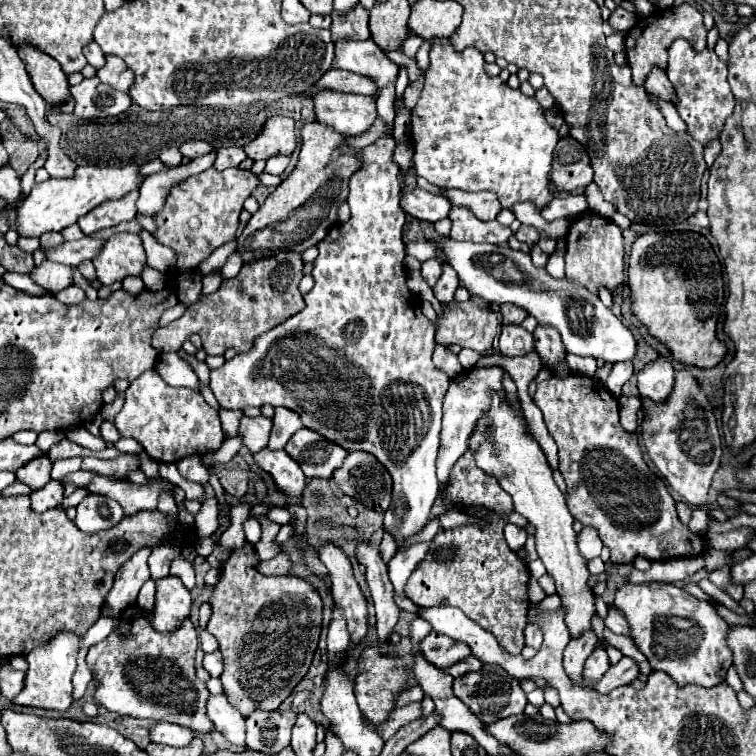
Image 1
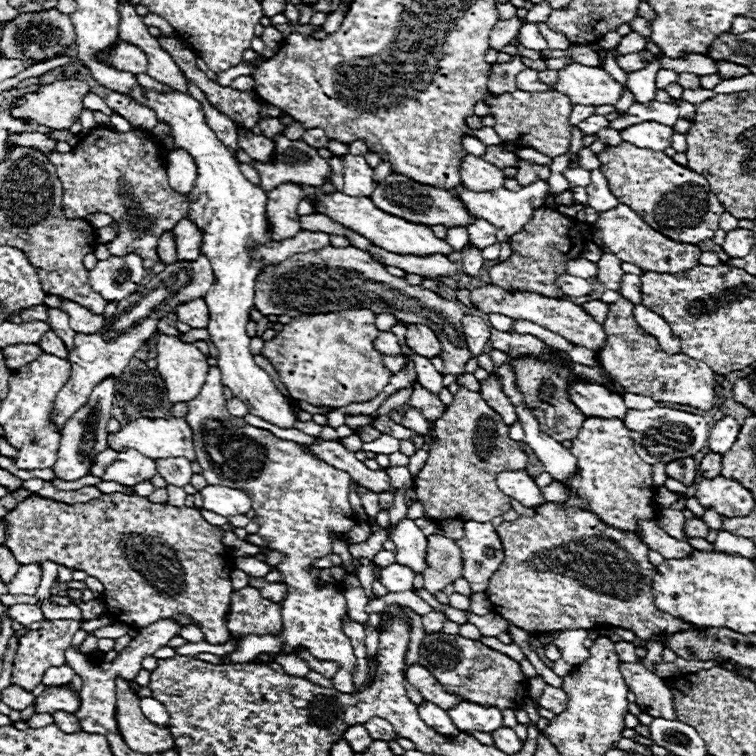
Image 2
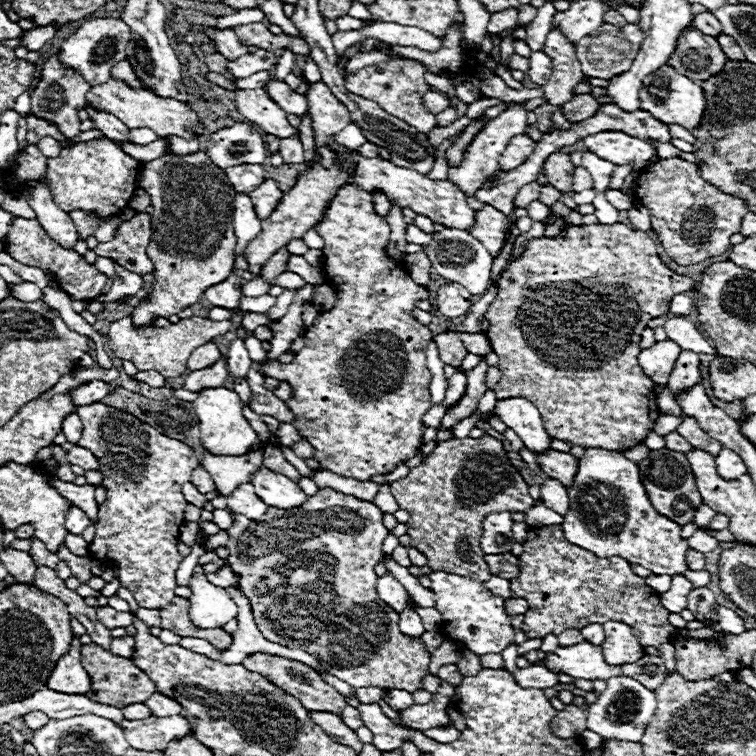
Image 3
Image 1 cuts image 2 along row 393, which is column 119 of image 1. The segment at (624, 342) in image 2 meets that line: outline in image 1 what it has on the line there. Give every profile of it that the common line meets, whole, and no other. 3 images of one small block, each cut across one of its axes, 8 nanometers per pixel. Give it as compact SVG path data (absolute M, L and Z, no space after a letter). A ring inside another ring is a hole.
M144 610L142 616L134 618L130 622L130 632L112 632L104 642L92 646L88 650L88 668L92 672L94 680L94 702L98 706L104 706L110 712L116 712L120 716L136 716L136 718L154 718L164 722L174 722L180 726L186 726L194 732L210 732L214 726L206 714L206 700L210 696L208 688L198 682L194 672L194 656L198 646L198 634L194 630L194 624L186 618L182 626L174 632L158 632L152 626L152 612Z

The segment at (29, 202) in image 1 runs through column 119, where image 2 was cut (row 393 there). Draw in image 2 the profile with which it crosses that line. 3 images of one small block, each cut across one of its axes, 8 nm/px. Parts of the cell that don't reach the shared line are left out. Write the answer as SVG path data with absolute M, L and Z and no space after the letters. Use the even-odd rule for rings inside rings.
M160 334L156 352L156 370L166 384L170 402L190 402L196 398L208 374L206 356L194 344L166 334Z

